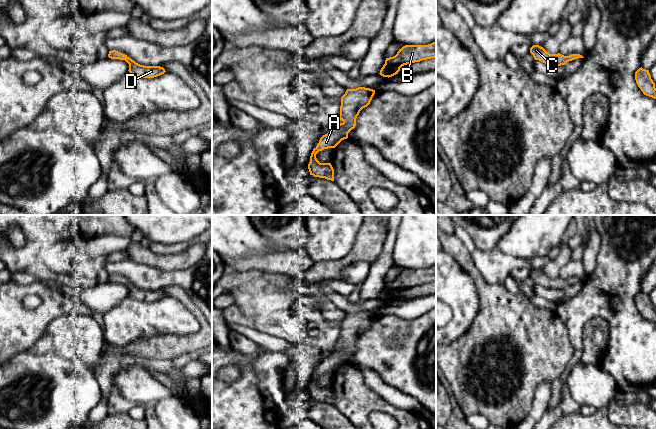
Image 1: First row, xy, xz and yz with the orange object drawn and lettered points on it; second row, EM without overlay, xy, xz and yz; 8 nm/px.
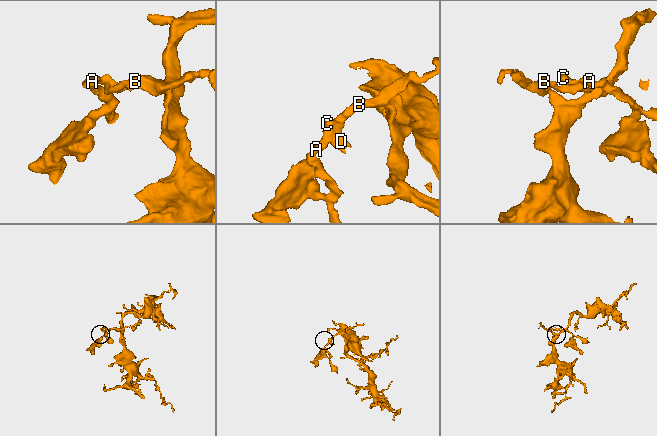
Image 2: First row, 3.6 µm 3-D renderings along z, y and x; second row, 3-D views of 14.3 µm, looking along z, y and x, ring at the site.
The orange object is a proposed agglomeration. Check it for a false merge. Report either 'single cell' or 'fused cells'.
single cell

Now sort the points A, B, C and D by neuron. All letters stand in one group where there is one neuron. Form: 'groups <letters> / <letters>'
groups A B C D

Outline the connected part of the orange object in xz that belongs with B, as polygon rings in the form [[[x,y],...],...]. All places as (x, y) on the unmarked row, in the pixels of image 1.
[[[436,265],[428,269],[405,269],[395,280],[386,282],[379,298],[389,302],[398,298],[404,289],[431,282],[436,282]]]

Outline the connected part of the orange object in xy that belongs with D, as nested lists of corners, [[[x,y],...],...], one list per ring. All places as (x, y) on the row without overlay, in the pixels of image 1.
[[[116,274],[109,275],[108,281],[111,283],[125,284],[129,288],[129,296],[135,300],[143,302],[154,302],[164,298],[166,295],[160,290],[144,290],[136,287],[127,279]]]

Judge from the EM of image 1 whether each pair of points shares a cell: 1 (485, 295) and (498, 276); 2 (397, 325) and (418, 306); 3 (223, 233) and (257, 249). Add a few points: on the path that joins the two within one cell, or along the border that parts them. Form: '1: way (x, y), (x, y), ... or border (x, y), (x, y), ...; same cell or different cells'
1: border (476, 268), (488, 283), (502, 285); different cells
2: border (425, 312), (410, 319), (389, 314), (381, 315); different cells
3: way (231, 235), (239, 240), (249, 242); same cell

